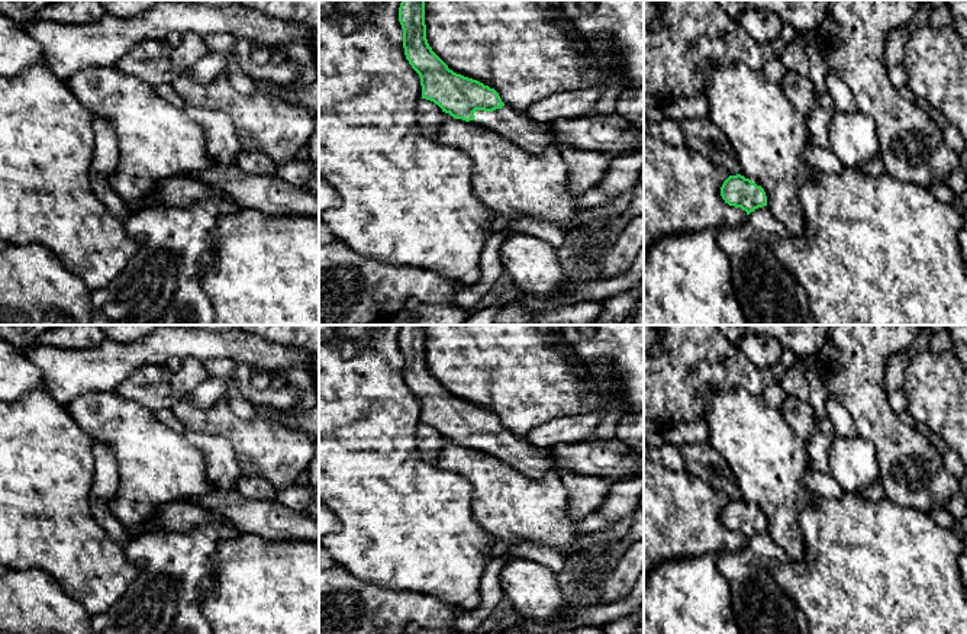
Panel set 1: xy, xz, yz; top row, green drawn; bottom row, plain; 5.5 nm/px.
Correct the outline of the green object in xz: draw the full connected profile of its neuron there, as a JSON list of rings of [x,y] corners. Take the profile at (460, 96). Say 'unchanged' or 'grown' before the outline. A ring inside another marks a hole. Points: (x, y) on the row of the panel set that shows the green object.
grown; [[[402,0],[399,7],[399,22],[403,29],[404,55],[412,68],[420,77],[422,99],[438,104],[442,112],[449,113],[455,119],[461,119],[513,141],[516,145],[532,154],[542,154],[548,145],[560,149],[570,148],[555,133],[534,126],[525,113],[515,110],[502,102],[499,93],[483,83],[454,73],[448,65],[432,51],[426,39],[425,25],[425,0]]]

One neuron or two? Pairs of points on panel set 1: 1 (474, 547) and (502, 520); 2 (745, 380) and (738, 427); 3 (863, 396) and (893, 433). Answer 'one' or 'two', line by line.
1: two
2: two
3: one

